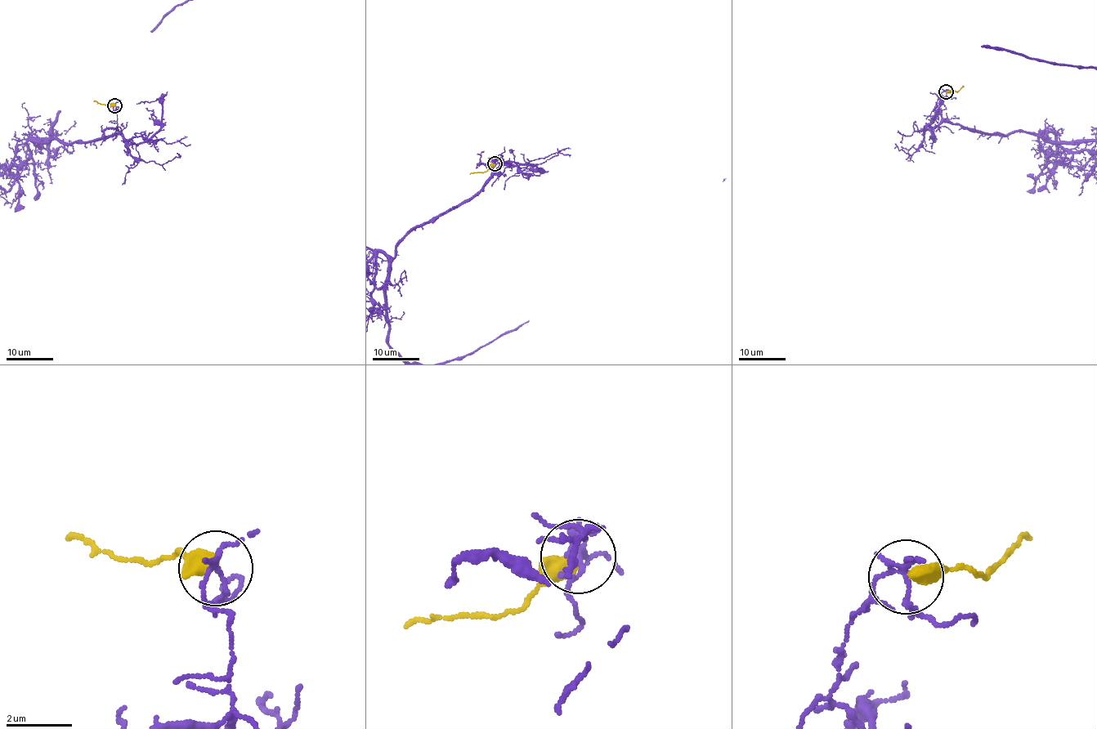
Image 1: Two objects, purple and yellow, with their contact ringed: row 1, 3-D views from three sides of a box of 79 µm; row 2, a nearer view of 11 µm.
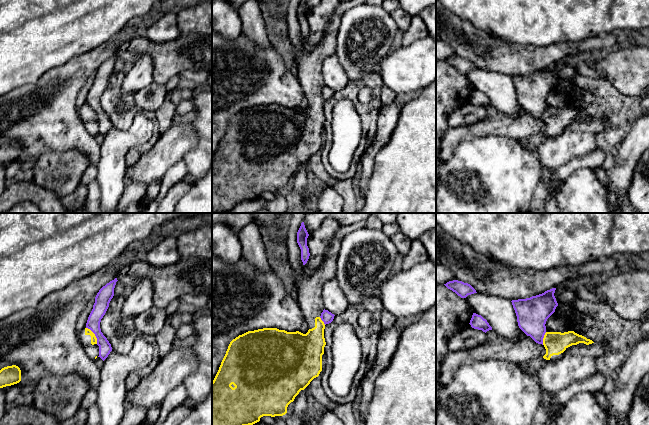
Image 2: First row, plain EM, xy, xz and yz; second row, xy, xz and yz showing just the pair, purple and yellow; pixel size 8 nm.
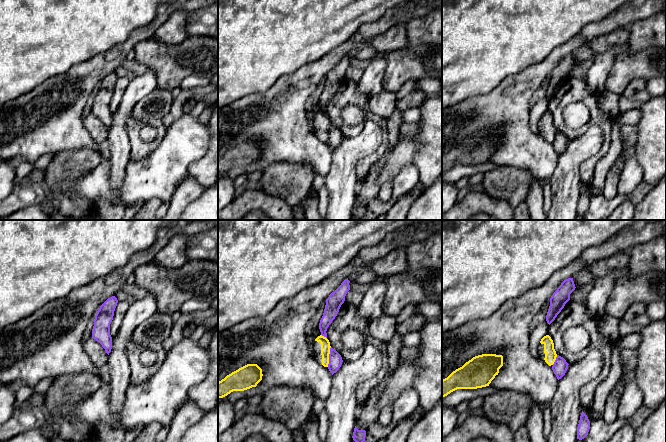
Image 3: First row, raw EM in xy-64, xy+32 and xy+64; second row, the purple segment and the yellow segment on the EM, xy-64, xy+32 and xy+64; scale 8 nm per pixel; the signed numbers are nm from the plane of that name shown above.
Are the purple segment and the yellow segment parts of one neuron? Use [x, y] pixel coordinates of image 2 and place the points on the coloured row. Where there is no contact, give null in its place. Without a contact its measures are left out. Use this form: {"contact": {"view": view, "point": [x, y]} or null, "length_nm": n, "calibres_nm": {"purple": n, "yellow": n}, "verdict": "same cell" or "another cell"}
{"contact": {"view": "xy", "point": [95, 335]}, "length_nm": 160, "calibres_nm": {"purple": 120, "yellow": 50}, "verdict": "another cell"}

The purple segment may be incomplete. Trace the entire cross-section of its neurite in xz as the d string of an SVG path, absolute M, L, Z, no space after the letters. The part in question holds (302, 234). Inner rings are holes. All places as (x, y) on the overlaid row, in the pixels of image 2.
M304 222L301 223L301 226L297 232L297 243L301 249L301 260L303 265L305 265L309 259L310 253L307 246L307 238L309 234L305 228Z

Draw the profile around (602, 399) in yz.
M601 391L593 392L593 395L606 414L610 413L608 396L603 394Z

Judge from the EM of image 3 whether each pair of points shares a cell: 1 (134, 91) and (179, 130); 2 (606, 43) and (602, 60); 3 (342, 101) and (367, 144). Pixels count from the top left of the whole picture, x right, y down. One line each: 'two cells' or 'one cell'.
1: two cells
2: two cells
3: two cells

